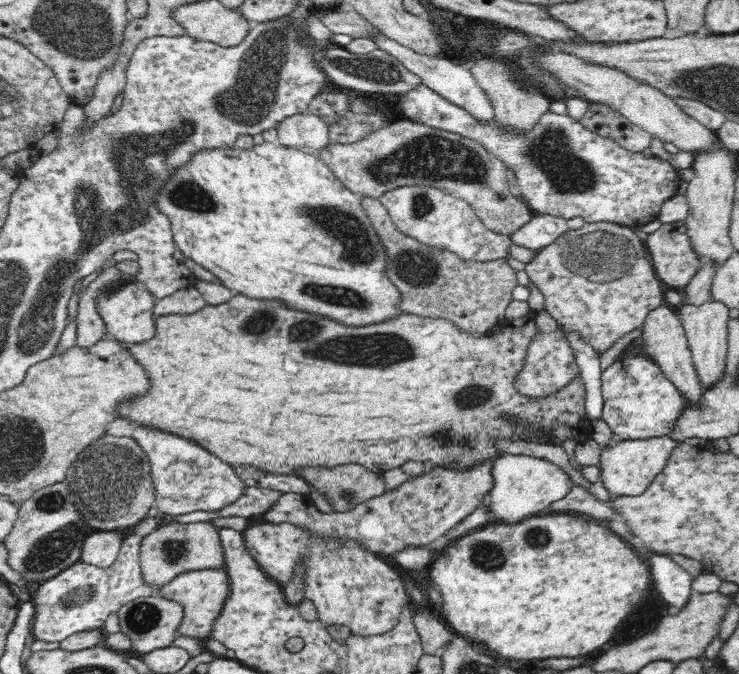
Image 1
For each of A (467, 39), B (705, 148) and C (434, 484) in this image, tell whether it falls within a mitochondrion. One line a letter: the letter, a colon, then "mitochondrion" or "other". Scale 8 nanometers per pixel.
A: other
B: other
C: other

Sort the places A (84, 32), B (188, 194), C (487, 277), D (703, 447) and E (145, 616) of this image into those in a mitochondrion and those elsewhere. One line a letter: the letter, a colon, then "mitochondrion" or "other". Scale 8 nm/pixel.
A: mitochondrion
B: mitochondrion
C: other
D: other
E: mitochondrion

